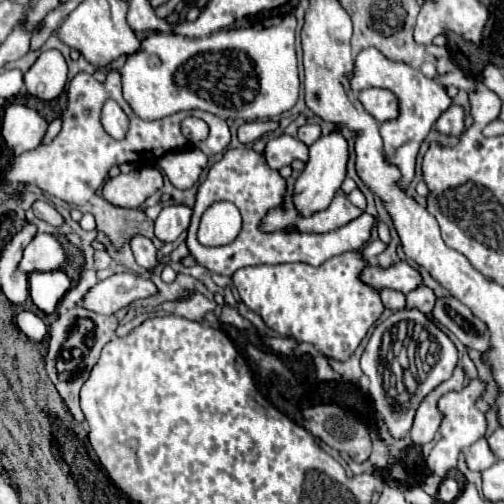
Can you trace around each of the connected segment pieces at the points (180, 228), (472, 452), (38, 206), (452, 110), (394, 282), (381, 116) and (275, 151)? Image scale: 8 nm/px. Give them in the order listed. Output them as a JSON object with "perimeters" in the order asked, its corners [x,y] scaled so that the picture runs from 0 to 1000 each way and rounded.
{"perimeters":[[[[369,405],[325,409],[310,433],[310,448],[306,448],[310,472],[317,472],[321,480],[345,480],[373,452],[377,429],[381,429],[381,413]]],[[[952,869],[944,881],[937,881],[933,889],[929,889],[929,897],[925,897],[925,921],[929,921],[929,929],[937,929],[937,933],[964,933],[964,929],[972,929],[976,921],[984,921],[988,917],[988,909],[984,909],[984,901],[976,897],[976,889],[972,889],[972,881],[968,881],[968,873],[964,869]]],[[[71,401],[71,405],[63,409],[63,417],[67,417],[71,433],[79,433],[79,437],[95,440],[95,444],[99,444],[99,448],[107,448],[107,452],[119,452],[119,448],[127,444],[123,425],[119,425],[107,409],[99,409],[99,405],[91,405],[91,401]]],[[[897,206],[869,238],[865,238],[865,258],[877,266],[909,270],[921,262],[921,214],[909,206]]],[[[790,520],[774,532],[746,532],[734,528],[718,540],[718,556],[734,567],[742,567],[746,575],[766,571],[782,571],[794,575],[802,583],[825,575],[829,567],[837,567],[837,548],[825,532],[817,532],[810,520]]],[[[730,175],[714,183],[714,202],[718,210],[750,238],[750,242],[770,242],[790,234],[794,226],[794,202],[790,190],[778,187],[774,179],[762,175]]],[[[560,266],[552,274],[540,274],[528,286],[524,302],[528,302],[532,329],[536,333],[548,333],[548,337],[556,337],[560,329],[579,325],[583,317],[607,321],[607,313],[611,313],[611,290],[603,282],[595,282],[591,274],[571,270],[571,266]]]]}

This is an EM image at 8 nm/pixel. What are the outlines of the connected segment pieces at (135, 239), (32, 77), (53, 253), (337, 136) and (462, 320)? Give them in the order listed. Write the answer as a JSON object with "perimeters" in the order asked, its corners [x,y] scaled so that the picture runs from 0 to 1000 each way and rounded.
{"perimeters":[[[[266,464],[254,484],[258,484],[262,500],[266,500],[270,520],[298,540],[310,528],[310,520],[313,520],[310,516],[310,492],[306,492],[302,476],[290,472],[290,468],[282,468],[282,464]]],[[[91,99],[79,103],[75,119],[48,147],[48,167],[63,190],[83,198],[103,198],[127,179],[131,147],[135,131],[127,111],[115,99]]],[[[75,460],[60,484],[44,500],[44,516],[36,524],[40,540],[99,540],[99,536],[119,536],[131,524],[131,500],[115,472],[95,460]]],[[[667,250],[655,266],[639,270],[635,278],[627,278],[615,290],[615,313],[611,313],[607,333],[603,333],[603,341],[595,345],[595,353],[587,357],[587,369],[583,369],[583,405],[595,417],[595,425],[603,425],[603,429],[623,425],[631,417],[643,417],[659,401],[663,385],[675,377],[675,365],[687,353],[690,310],[694,310],[690,278],[679,270],[675,250]]],[[[869,591],[857,627],[893,659],[901,659],[925,690],[937,690],[952,702],[964,702],[972,694],[972,659],[964,643],[905,591]]]]}

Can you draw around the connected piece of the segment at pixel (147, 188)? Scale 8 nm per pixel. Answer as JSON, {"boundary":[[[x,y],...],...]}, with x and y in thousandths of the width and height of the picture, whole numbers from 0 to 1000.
{"boundary":[[[290,329],[262,337],[254,345],[234,345],[230,353],[214,353],[206,365],[206,393],[246,413],[274,413],[294,389],[310,385],[325,365],[321,341]]]}

